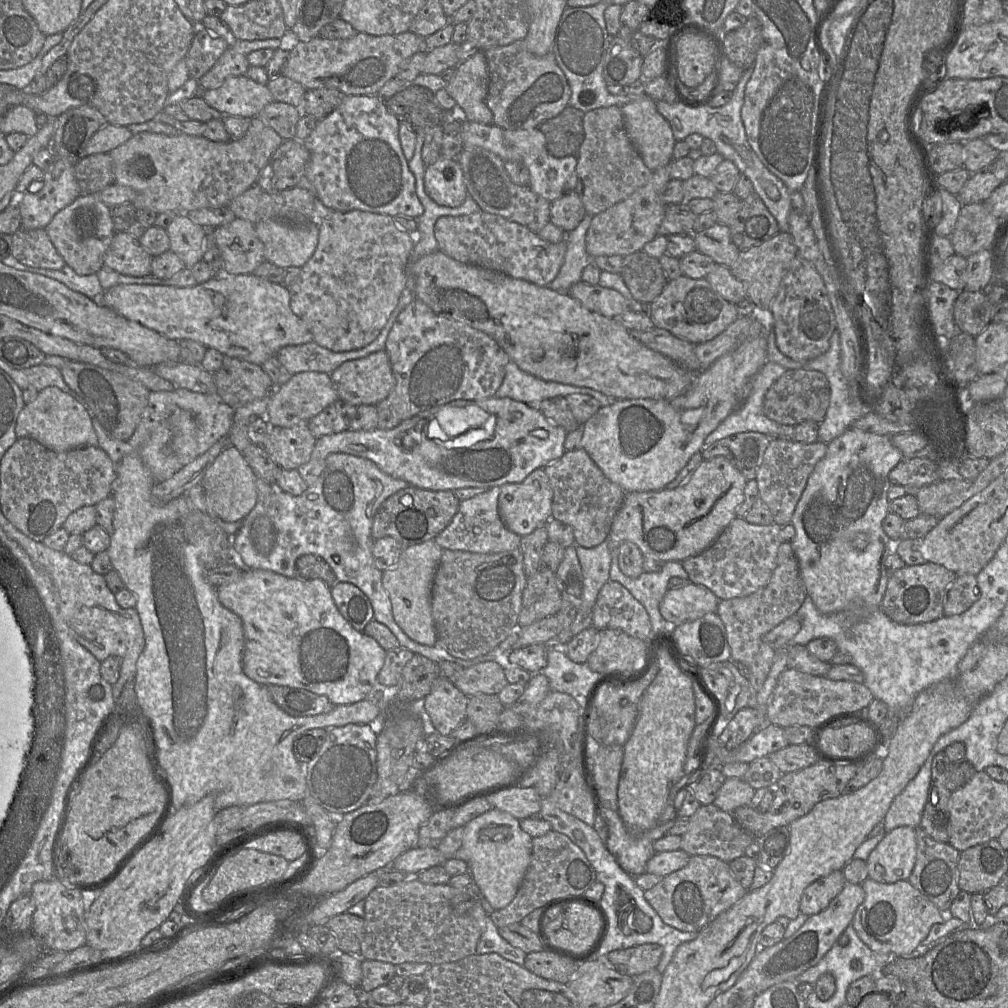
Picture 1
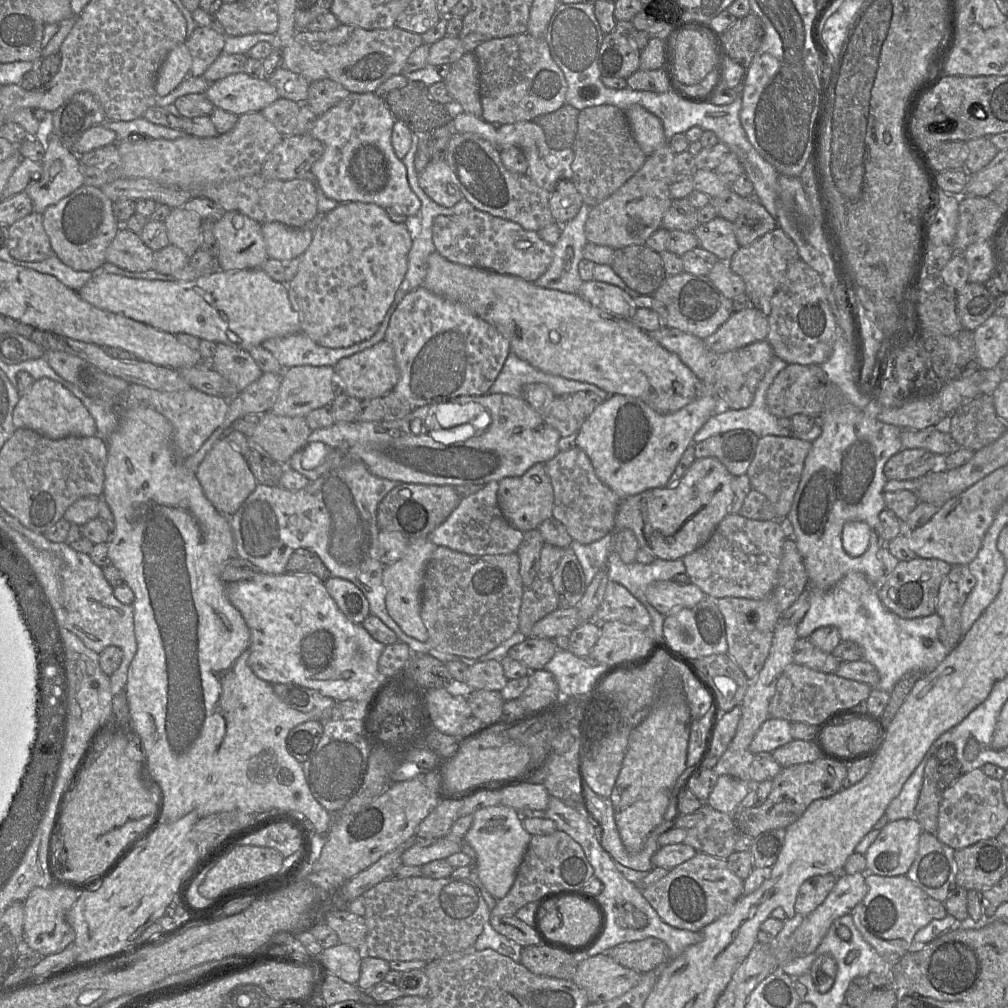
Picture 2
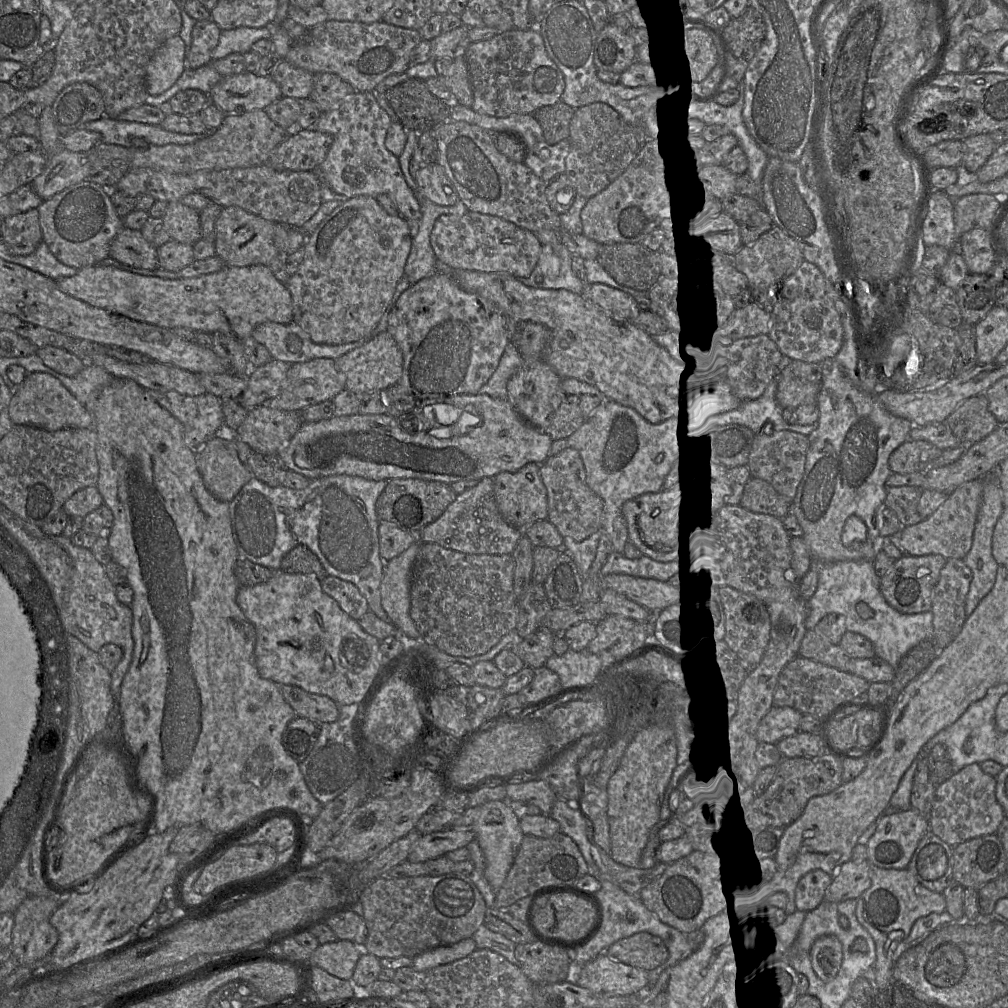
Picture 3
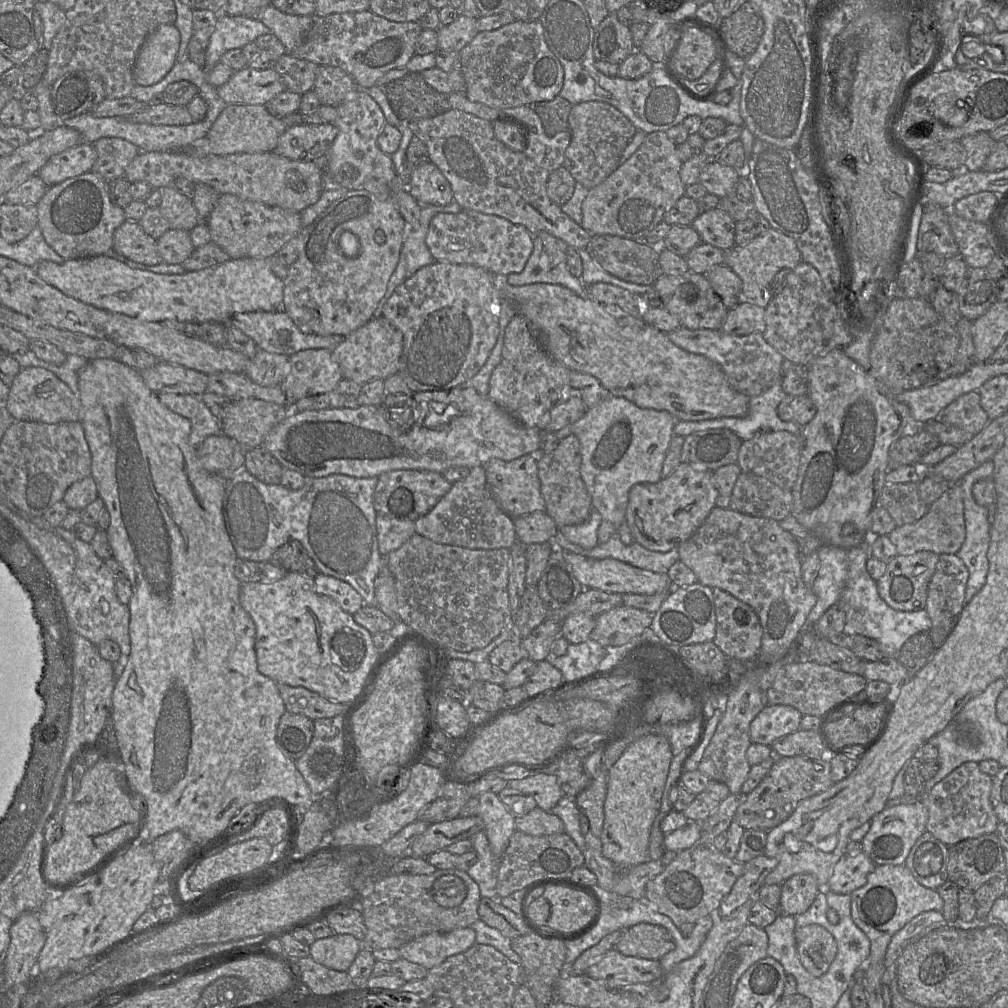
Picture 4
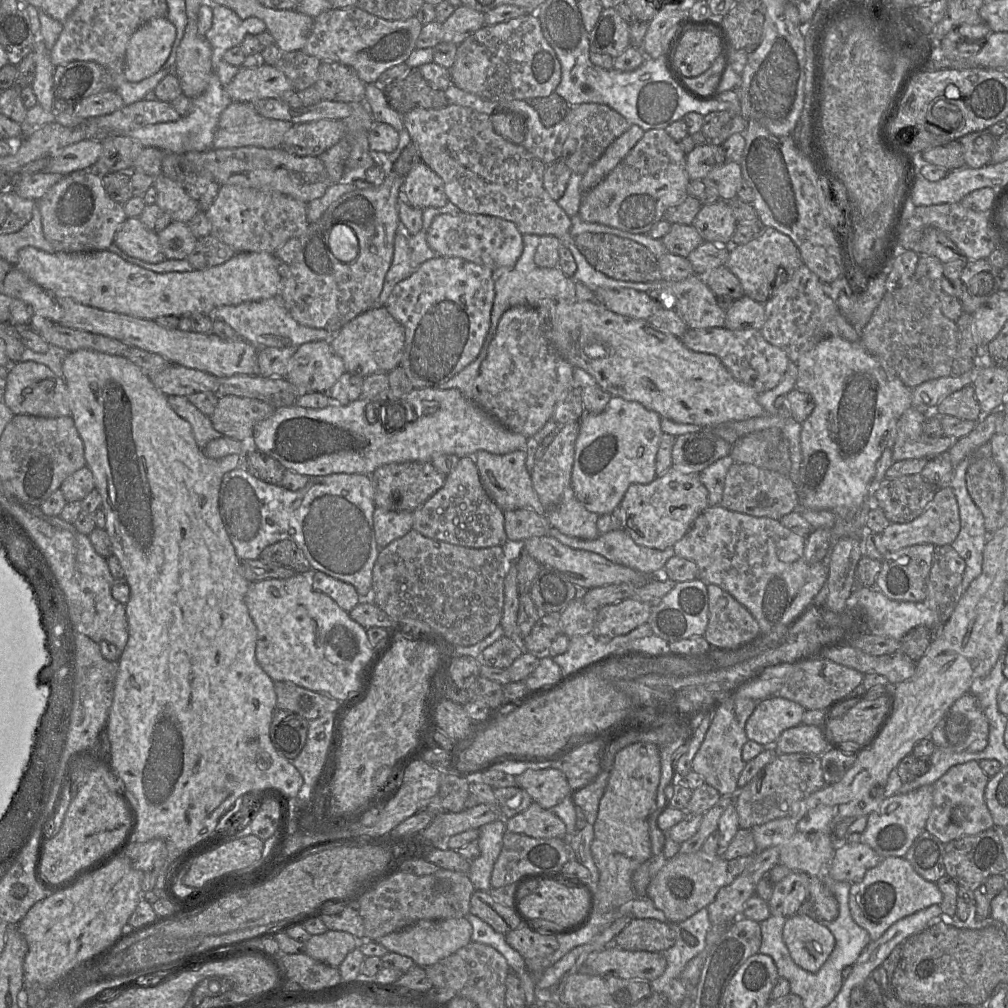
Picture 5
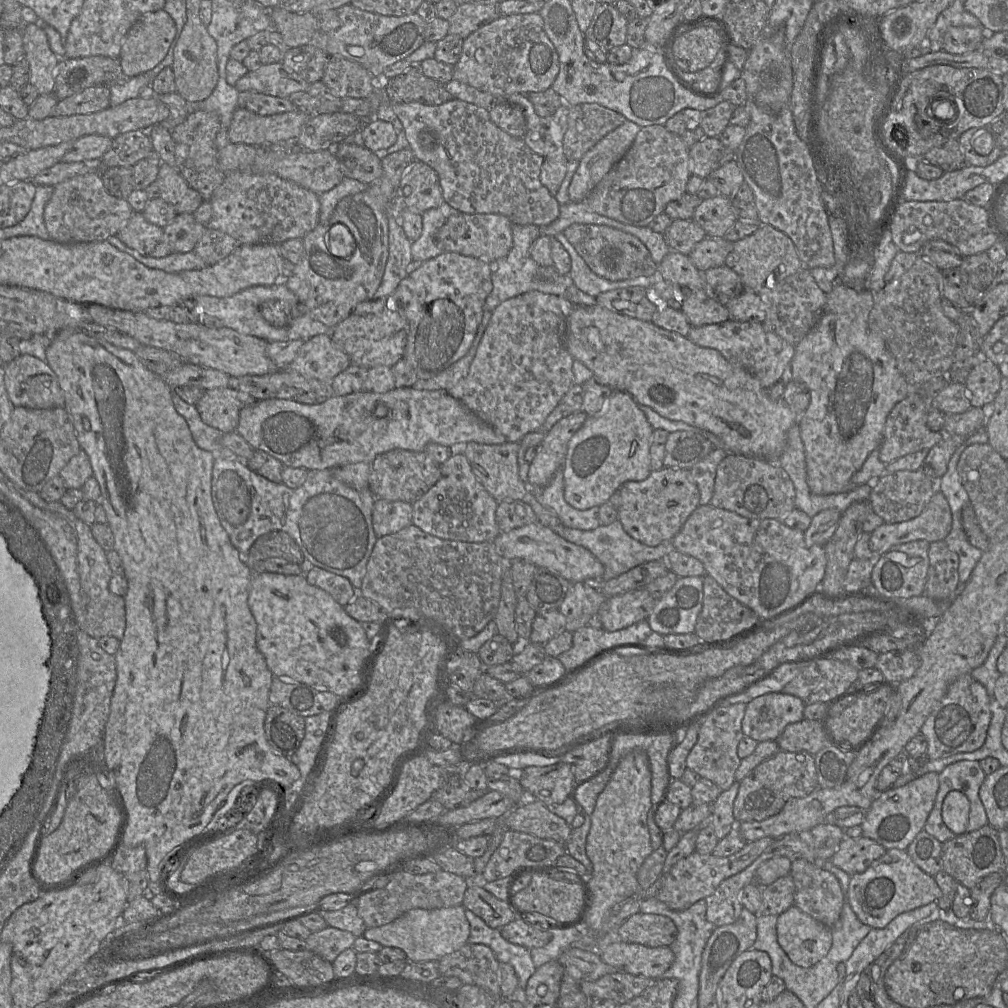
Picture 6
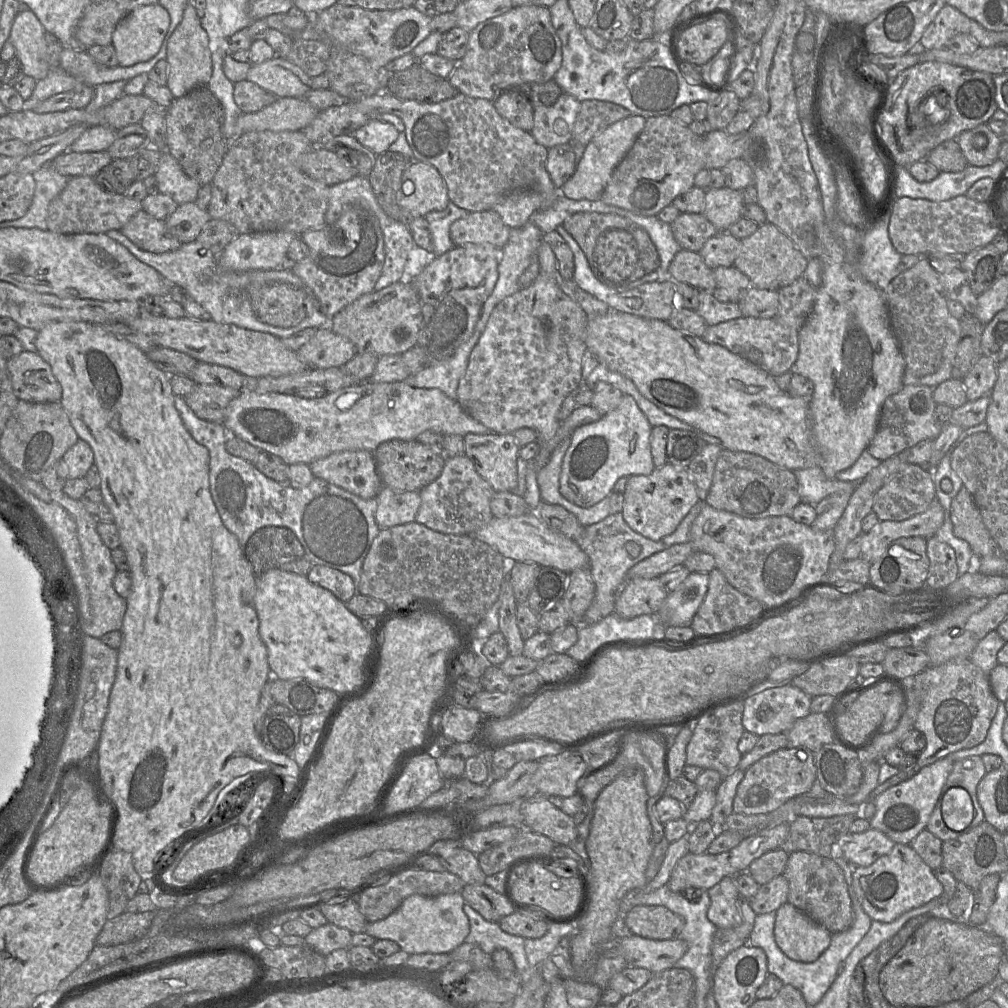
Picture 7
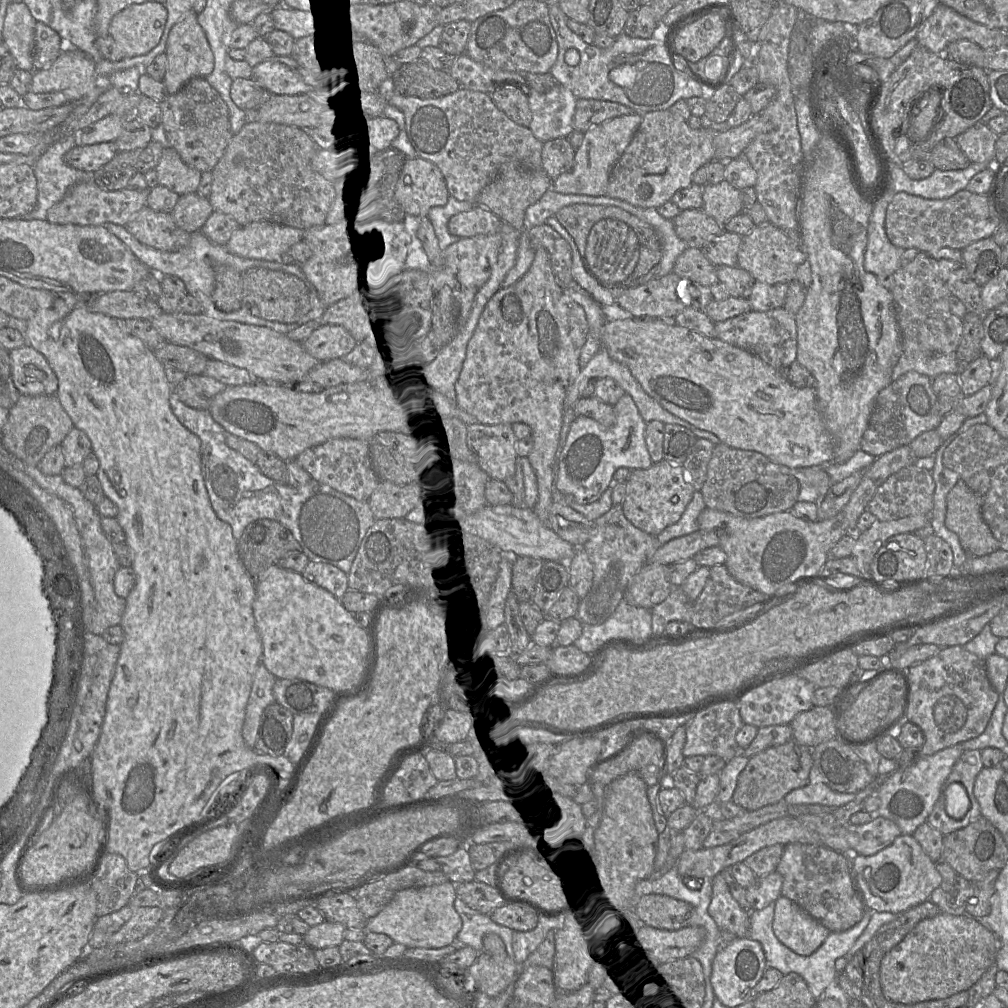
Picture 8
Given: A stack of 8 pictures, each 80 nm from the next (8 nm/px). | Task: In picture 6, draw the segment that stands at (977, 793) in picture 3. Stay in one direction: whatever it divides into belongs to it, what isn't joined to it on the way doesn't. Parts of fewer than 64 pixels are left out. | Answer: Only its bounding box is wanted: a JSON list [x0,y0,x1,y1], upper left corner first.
[924,760,989,843]

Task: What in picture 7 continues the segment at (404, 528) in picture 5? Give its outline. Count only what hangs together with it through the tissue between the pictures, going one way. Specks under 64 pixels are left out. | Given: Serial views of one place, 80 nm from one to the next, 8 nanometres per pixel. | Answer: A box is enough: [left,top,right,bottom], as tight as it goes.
[375,487,421,529]

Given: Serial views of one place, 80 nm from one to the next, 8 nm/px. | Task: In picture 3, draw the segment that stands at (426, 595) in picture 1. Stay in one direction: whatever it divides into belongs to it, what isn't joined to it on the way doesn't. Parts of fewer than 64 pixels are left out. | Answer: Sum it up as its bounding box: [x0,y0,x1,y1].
[380,542,421,638]

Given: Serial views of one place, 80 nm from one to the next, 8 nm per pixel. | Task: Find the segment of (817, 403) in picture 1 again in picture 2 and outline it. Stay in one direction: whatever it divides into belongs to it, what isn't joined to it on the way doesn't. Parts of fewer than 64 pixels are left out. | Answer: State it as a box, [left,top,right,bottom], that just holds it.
[766,364,828,418]

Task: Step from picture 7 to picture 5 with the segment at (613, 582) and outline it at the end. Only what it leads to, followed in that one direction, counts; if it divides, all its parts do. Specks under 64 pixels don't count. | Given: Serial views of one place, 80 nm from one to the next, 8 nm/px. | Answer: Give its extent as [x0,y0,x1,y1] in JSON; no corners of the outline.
[548,527,676,575]

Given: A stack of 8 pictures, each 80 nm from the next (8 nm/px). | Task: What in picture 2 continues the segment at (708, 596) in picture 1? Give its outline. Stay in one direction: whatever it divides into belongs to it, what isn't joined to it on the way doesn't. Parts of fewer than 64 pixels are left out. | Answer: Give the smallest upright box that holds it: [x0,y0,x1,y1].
[646,580,707,616]

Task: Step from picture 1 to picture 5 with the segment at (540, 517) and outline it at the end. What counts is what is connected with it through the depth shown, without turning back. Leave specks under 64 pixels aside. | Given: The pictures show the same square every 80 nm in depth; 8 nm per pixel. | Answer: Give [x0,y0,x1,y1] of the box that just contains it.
[473,450,547,516]

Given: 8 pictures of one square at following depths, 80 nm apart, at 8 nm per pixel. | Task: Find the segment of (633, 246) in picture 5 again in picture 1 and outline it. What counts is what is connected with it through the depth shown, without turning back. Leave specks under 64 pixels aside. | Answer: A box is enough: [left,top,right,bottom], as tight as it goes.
[620,250,669,305]

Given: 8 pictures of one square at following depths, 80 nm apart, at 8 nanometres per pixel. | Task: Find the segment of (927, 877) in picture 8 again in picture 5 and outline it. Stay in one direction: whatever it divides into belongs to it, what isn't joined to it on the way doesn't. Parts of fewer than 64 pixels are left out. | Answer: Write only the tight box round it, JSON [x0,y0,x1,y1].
[849,856,943,941]

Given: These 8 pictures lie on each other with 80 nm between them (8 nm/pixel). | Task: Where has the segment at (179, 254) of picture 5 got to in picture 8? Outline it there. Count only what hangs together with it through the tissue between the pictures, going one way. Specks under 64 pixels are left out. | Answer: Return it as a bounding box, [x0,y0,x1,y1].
[171,192,212,234]

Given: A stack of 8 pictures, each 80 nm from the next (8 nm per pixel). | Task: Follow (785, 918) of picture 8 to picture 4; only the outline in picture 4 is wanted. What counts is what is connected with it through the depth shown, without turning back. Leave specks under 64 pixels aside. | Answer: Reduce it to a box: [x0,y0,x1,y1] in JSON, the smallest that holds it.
[794,924,837,977]

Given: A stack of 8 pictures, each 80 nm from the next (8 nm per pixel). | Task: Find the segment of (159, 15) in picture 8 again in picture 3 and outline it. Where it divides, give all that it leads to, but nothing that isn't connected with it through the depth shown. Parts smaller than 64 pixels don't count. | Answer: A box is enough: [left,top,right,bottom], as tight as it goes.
[146,35,186,95]

